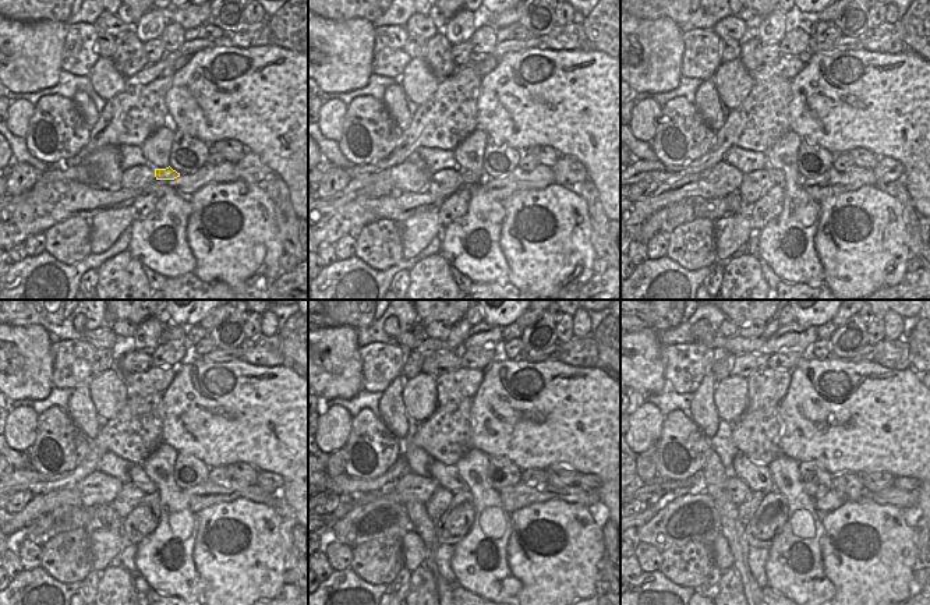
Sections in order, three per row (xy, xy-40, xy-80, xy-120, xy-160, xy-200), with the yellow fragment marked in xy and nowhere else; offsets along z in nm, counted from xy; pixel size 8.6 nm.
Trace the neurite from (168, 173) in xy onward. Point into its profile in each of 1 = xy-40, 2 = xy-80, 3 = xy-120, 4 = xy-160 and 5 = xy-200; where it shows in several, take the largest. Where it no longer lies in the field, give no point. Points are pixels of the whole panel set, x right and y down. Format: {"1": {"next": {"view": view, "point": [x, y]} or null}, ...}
{"1": {"next": {"view": "xy-40", "point": [469, 179]}}, "2": {"next": {"view": "xy-80", "point": [777, 174]}}, "3": {"next": {"view": "xy-120", "point": [138, 477]}}, "4": {"next": {"view": "xy-160", "point": [446, 476]}}, "5": {"next": {"view": "xy-200", "point": [757, 478]}}}

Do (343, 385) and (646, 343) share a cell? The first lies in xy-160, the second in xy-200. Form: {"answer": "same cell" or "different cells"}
{"answer": "same cell"}

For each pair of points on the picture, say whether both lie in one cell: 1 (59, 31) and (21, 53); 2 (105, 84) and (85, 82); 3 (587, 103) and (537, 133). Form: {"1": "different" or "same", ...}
{"1": "same", "2": "different", "3": "same"}

